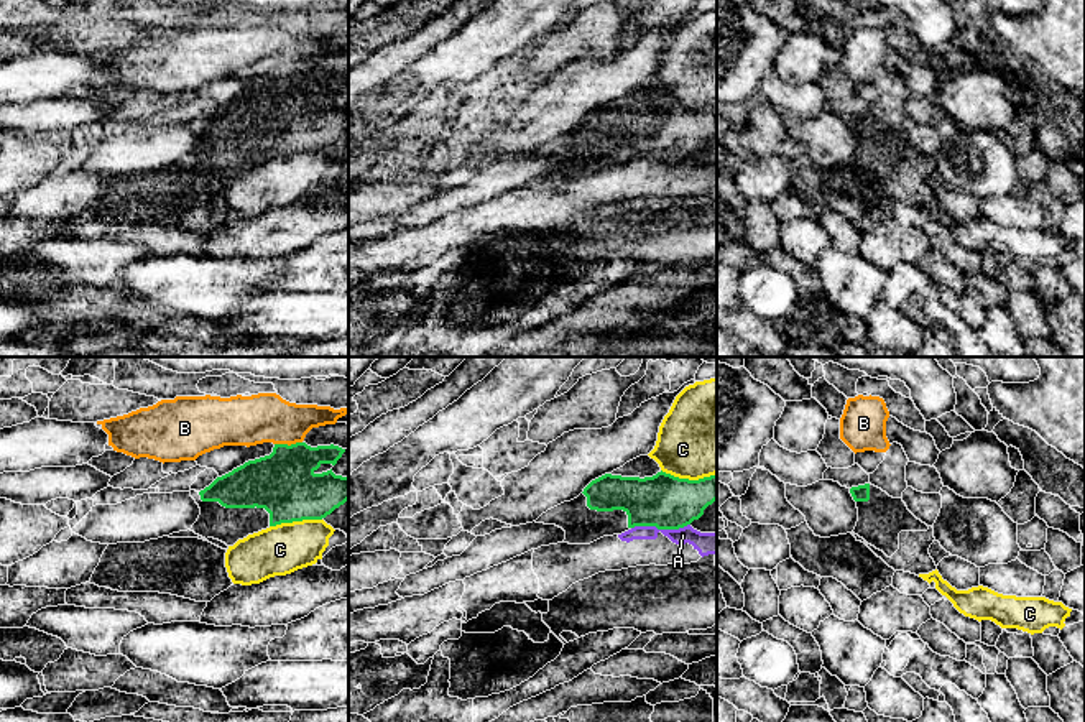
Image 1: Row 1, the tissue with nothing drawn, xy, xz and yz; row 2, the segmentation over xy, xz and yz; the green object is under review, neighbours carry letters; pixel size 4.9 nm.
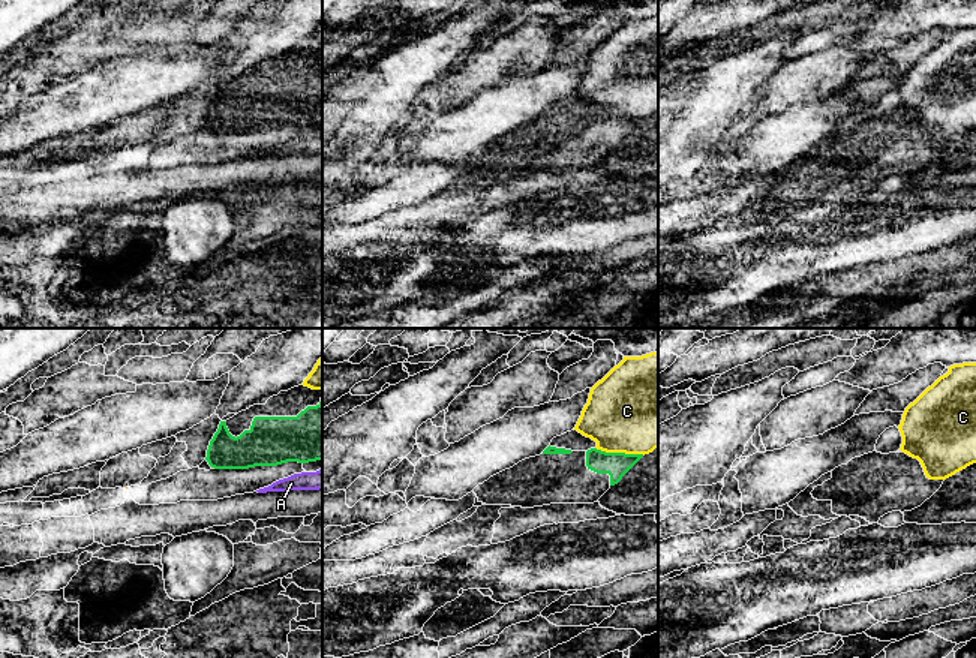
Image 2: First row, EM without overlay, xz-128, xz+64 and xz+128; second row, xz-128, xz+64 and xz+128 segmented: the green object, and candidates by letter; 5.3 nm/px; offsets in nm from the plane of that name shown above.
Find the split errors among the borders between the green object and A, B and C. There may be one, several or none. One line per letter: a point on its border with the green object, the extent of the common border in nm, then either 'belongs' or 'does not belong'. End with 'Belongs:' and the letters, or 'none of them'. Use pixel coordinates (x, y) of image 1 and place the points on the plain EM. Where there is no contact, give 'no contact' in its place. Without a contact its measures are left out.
A: meets green in xz at (660, 160); contact 280 nm long; does not belong
B: meets green in xy at (286, 76); contact 140 nm long; does not belong
C: meets green in xz at (687, 111); contact 280 nm long; does not belong
Belongs: none of them

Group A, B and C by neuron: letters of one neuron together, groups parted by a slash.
A / B / C

